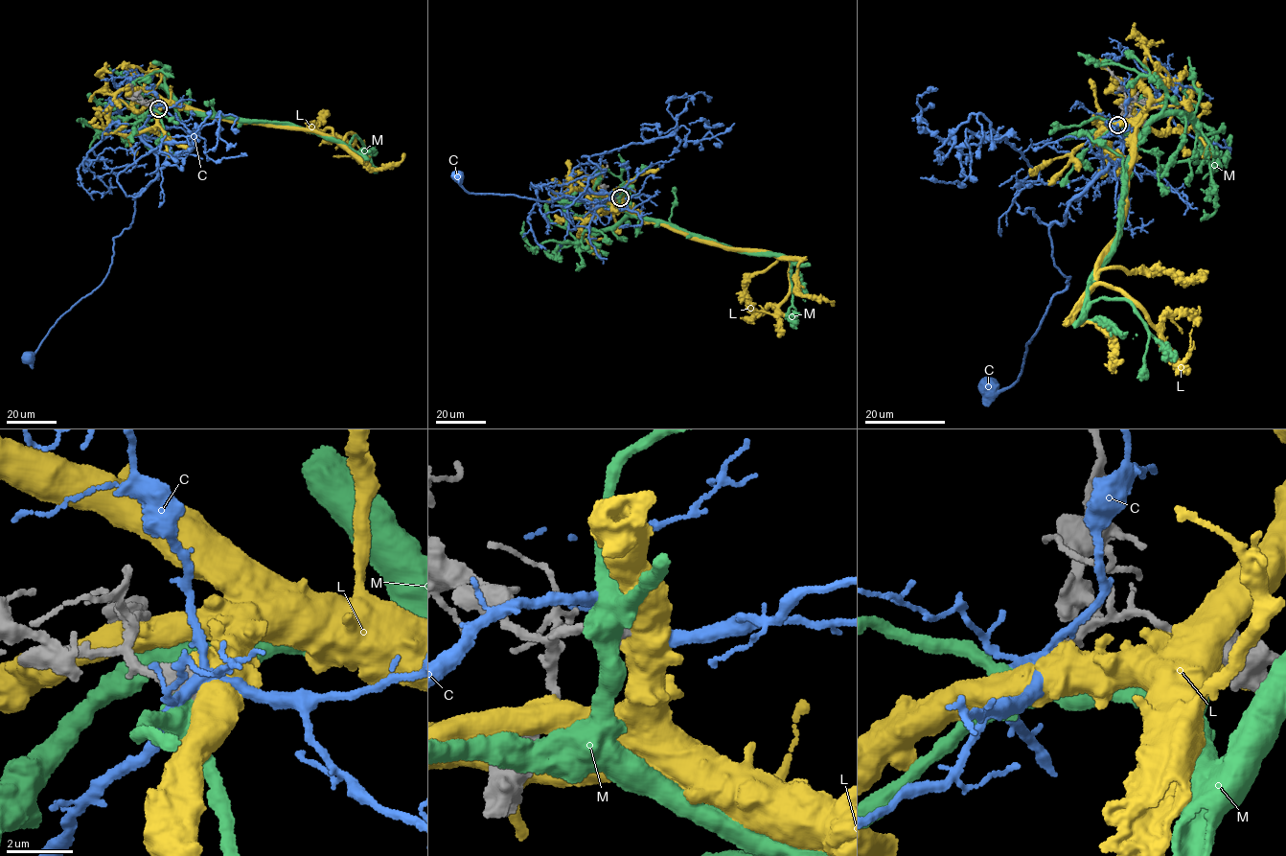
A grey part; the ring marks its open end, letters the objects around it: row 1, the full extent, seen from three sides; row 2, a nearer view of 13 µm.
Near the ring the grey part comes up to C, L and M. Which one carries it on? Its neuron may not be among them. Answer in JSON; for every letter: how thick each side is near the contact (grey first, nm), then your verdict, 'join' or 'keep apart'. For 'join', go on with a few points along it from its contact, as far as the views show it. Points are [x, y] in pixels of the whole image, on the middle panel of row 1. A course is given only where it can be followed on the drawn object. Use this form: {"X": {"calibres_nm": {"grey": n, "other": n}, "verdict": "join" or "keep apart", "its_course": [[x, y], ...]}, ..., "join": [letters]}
{"C": {"calibres_nm": {"grey": 700, "other": 280}, "verdict": "keep apart"}, "L": {"calibres_nm": {"grey": 700, "other": 850}, "verdict": "keep apart"}, "M": {"calibres_nm": {"grey": 700, "other": 650}, "verdict": "keep apart"}, "join": []}

